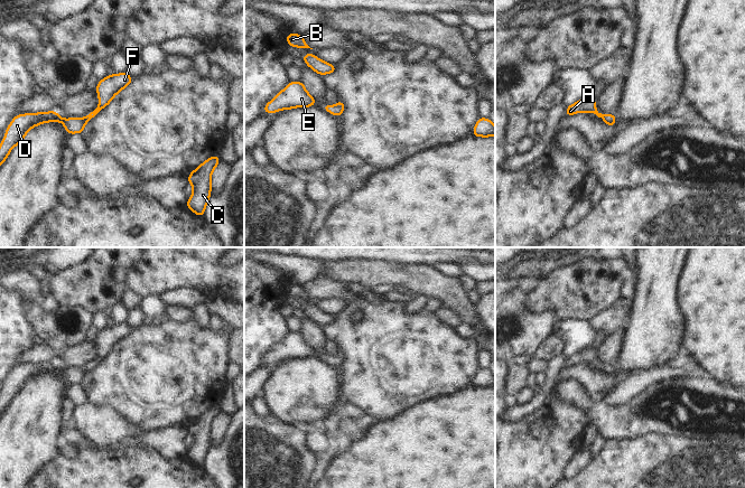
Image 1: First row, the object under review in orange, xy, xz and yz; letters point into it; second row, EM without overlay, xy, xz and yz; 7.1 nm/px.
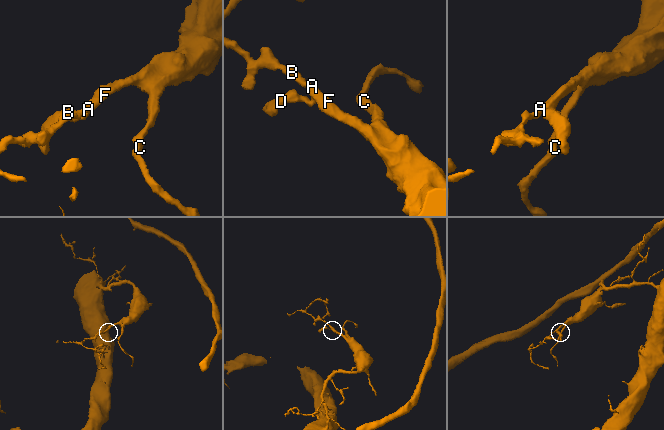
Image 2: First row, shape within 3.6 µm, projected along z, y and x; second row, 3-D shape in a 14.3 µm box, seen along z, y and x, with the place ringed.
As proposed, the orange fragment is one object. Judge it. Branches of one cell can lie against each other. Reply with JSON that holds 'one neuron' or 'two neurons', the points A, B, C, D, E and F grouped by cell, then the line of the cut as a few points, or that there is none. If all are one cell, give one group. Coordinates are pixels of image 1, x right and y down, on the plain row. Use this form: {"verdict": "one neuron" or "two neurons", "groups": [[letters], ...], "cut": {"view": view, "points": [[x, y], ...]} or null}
{"verdict": "one neuron", "groups": [["A", "B", "C", "D", "E", "F"]], "cut": null}

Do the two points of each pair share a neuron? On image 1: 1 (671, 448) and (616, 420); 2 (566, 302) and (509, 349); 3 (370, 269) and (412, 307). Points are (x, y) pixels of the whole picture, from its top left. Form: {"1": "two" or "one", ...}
{"1": "two", "2": "two", "3": "two"}

